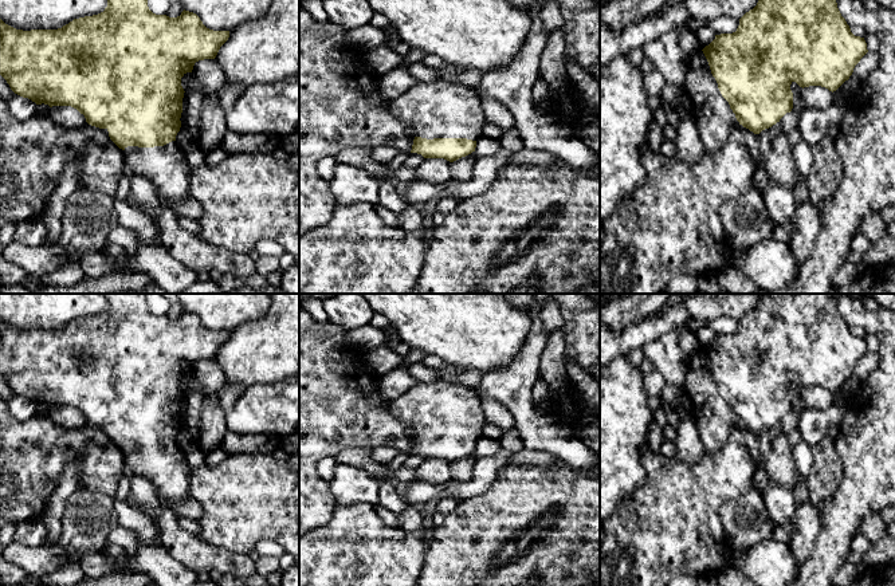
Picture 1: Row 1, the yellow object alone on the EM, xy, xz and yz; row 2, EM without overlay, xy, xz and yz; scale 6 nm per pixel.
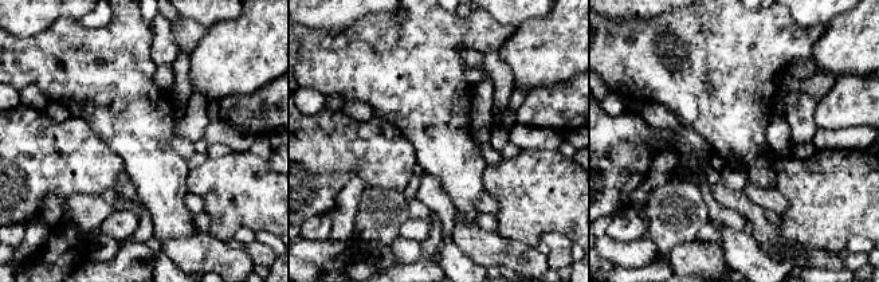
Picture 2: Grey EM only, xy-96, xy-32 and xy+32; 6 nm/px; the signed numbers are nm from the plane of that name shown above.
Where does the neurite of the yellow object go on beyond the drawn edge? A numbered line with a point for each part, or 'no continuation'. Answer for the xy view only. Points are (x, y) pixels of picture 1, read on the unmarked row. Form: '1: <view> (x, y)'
1: xy (167, 467)

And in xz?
1: xz (440, 409)

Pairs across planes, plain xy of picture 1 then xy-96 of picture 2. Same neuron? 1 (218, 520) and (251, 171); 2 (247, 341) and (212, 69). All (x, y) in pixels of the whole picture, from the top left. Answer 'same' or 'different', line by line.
1: same
2: same

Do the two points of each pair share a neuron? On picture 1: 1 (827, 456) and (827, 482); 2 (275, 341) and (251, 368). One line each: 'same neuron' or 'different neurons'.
1: same neuron
2: same neuron

